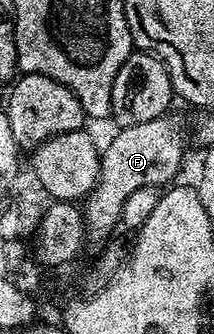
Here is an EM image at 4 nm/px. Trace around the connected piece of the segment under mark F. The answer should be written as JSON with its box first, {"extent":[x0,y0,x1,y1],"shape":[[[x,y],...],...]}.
{"extent":[84,115,188,239],"shape":[[[163,115],[152,119],[148,123],[140,123],[132,127],[121,127],[118,134],[111,139],[101,150],[100,171],[98,172],[98,182],[94,184],[94,190],[84,199],[84,220],[87,230],[94,233],[101,239],[106,239],[115,232],[114,228],[119,228],[122,220],[122,208],[124,199],[132,195],[132,191],[140,191],[140,187],[166,187],[175,180],[174,176],[182,169],[182,156],[186,153],[186,137],[188,141],[188,129],[182,126],[182,121],[178,117]]]}

